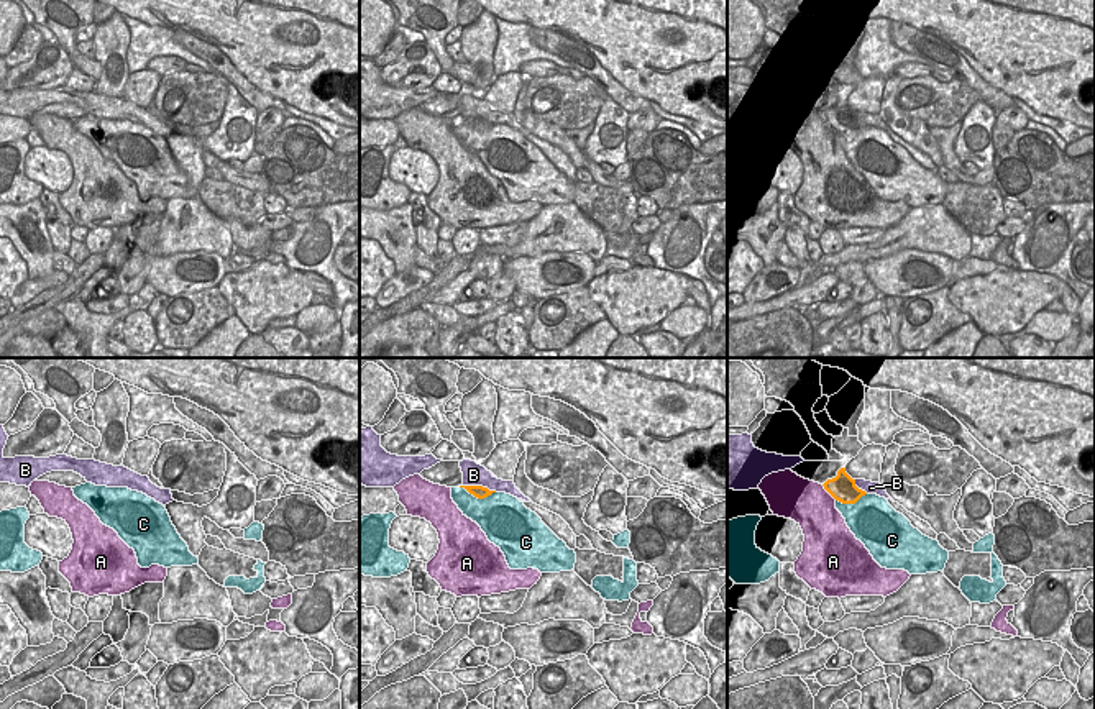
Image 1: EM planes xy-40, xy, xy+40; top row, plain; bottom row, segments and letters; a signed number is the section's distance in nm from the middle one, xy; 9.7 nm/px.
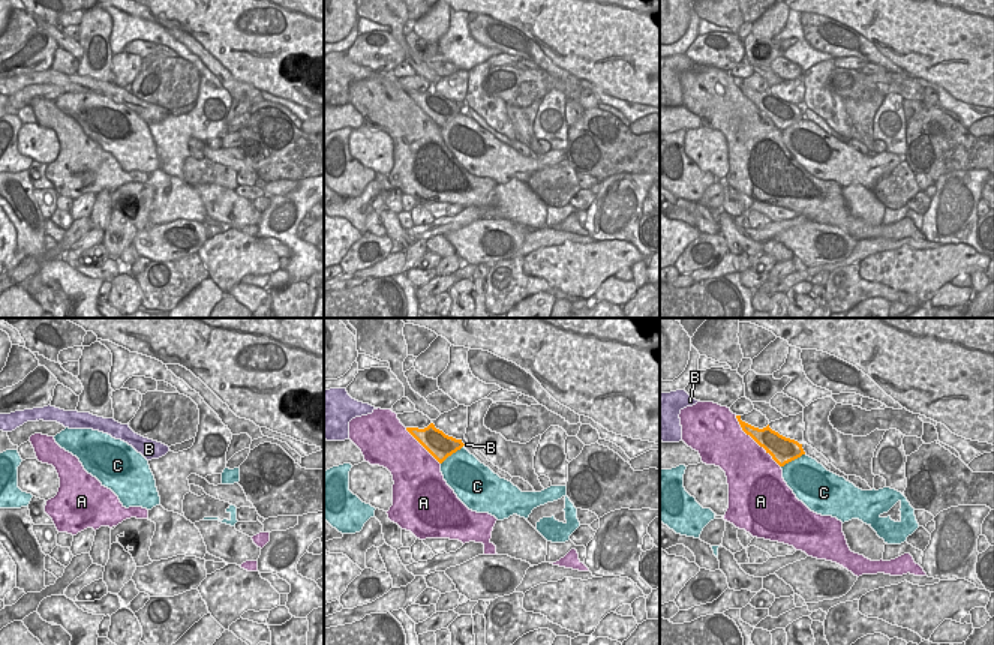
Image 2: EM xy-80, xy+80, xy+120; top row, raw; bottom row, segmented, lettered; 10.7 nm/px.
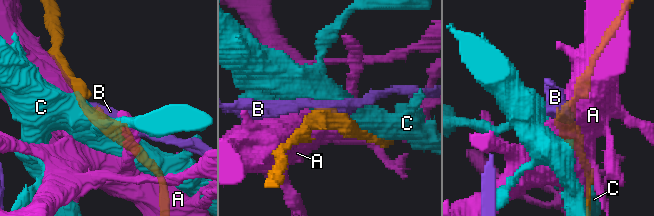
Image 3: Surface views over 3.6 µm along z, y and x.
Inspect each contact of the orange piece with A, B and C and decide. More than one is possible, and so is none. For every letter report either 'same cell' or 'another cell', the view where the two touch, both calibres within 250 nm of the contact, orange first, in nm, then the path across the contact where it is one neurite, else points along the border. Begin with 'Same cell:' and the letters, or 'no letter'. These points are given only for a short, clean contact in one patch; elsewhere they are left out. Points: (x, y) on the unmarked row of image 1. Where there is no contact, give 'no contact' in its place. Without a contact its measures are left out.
Same cell: no letter
A: another cell; contact in xy+40; calibres 260 and 440 nm
B: another cell; contact in xy; calibres 130 and 220 nm
C: another cell; contact in xy; calibres 130 and 420 nm

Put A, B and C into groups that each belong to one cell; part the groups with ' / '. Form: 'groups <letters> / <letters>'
groups A / B / C

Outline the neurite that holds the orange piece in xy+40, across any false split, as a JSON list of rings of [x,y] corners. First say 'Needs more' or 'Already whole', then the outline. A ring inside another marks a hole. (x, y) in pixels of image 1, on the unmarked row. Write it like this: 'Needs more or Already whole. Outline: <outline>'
Already whole. Outline: [[[841,100],[837,108],[827,112],[822,118],[836,133],[842,136],[855,136],[862,128],[867,126],[855,118],[855,112],[845,105],[845,100]]]

